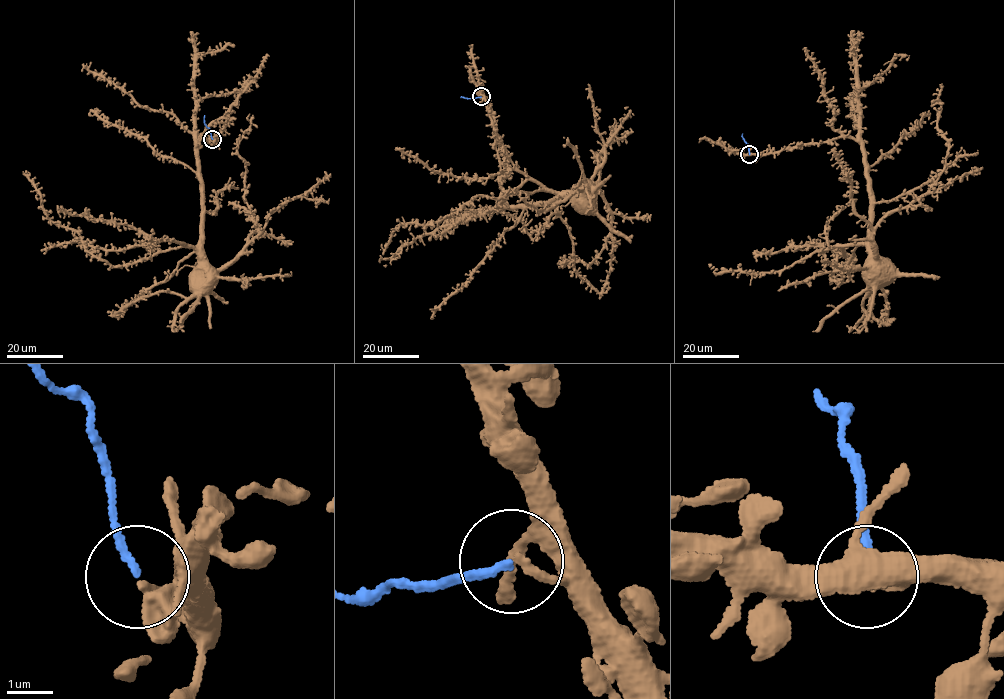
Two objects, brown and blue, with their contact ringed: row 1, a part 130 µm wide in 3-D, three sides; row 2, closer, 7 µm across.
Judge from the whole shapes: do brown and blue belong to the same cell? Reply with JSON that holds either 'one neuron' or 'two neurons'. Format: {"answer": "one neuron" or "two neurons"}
{"answer": "two neurons"}

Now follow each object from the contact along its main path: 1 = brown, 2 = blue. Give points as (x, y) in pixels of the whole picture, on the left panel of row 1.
1: (213, 139), (216, 142), (201, 137), (197, 142), (201, 216), (199, 249), (203, 278), (206, 276)
2: (213, 139), (204, 115)

